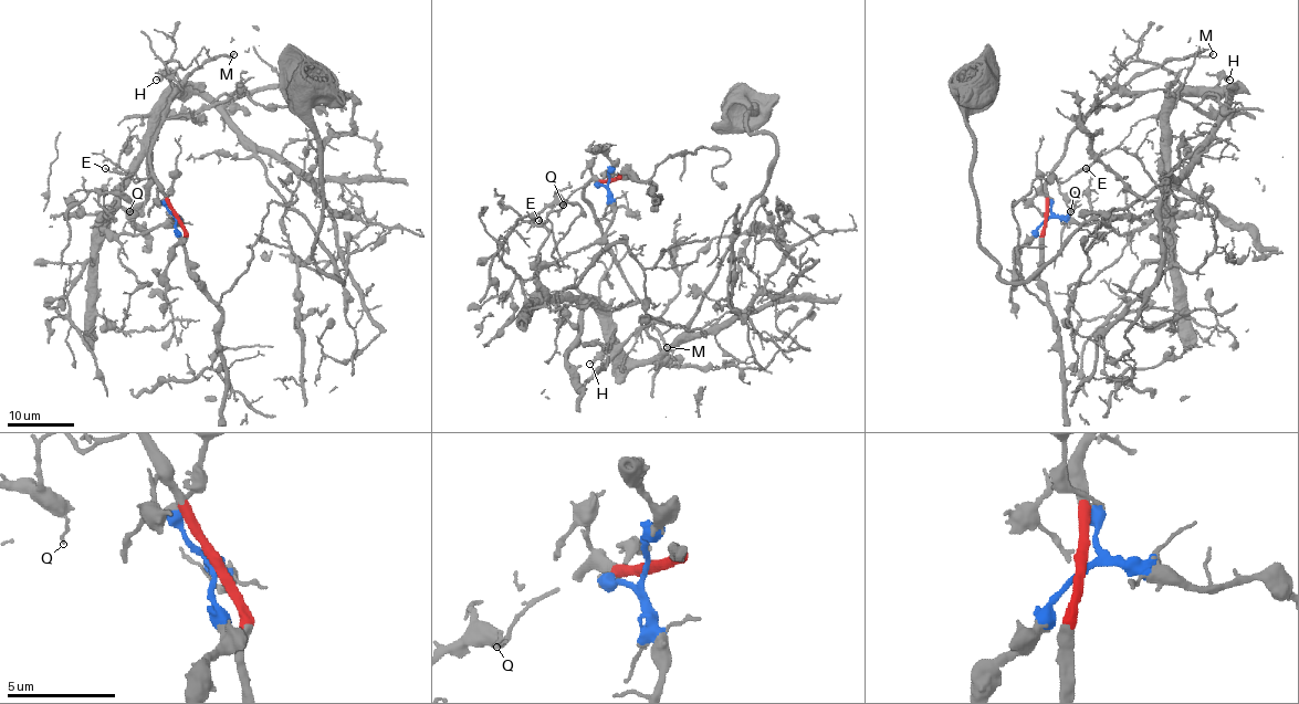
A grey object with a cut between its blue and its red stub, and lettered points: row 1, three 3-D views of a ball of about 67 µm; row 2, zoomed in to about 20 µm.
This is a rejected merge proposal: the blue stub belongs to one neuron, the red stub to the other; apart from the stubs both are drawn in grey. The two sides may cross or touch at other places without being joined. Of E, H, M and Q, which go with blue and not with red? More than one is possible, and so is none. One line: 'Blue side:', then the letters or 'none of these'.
Blue side: H, Q

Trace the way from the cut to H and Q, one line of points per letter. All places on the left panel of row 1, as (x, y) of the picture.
H: (176, 218), (178, 224), (134, 234), (104, 227), (144, 148), (148, 119), (175, 86), (156, 80)
Q: (176, 218), (178, 224), (111, 234), (101, 224), (104, 214), (114, 220), (101, 195), (123, 196), (129, 211)

